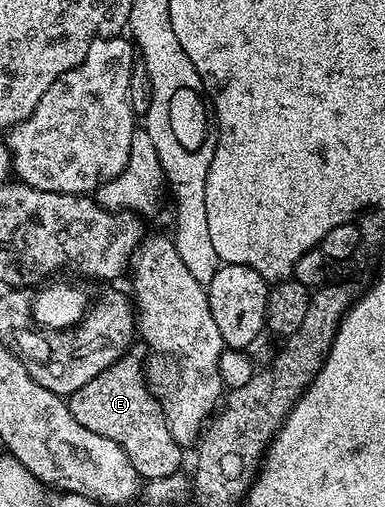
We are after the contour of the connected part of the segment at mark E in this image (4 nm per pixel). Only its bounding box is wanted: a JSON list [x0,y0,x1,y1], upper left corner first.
[69,341,184,481]

